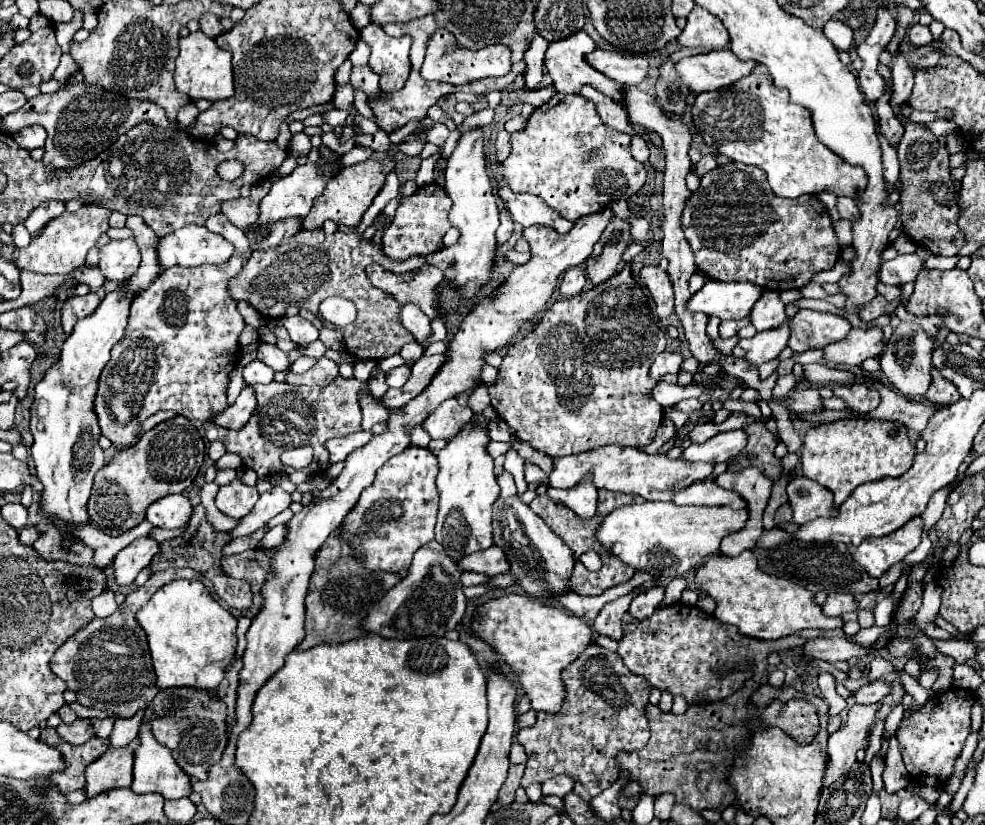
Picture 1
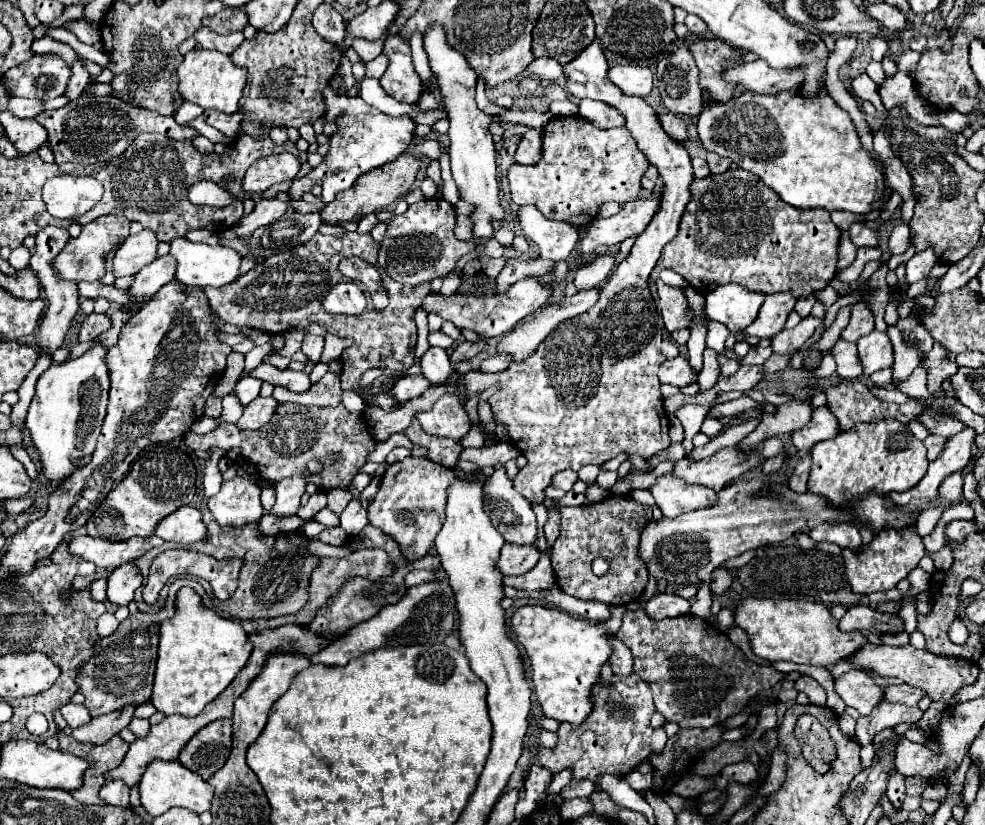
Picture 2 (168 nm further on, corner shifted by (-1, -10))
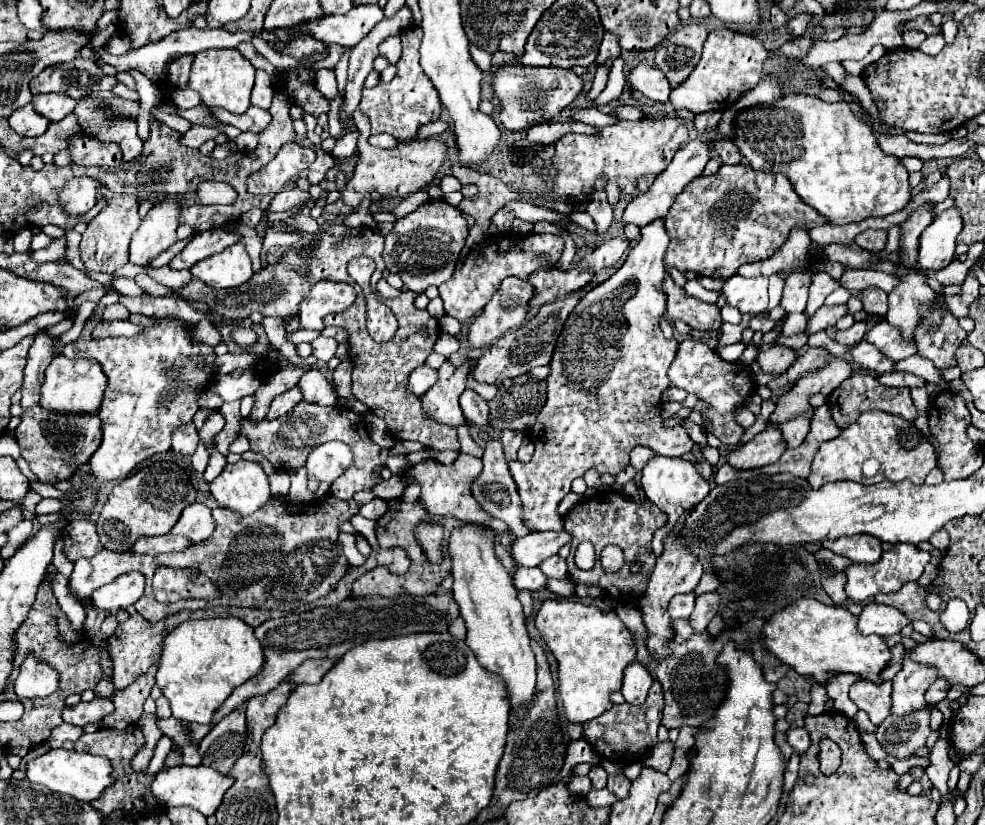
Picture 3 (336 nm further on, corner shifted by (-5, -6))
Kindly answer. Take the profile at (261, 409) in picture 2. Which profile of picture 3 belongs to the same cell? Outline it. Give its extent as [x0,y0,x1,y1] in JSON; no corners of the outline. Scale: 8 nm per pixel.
[267,385,303,419]

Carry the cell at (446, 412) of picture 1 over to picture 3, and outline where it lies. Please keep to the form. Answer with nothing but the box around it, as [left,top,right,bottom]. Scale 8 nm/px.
[421,361,471,427]

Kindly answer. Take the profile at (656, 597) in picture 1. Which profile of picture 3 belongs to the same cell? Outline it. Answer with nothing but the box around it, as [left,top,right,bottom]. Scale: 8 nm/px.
[669,593,695,619]

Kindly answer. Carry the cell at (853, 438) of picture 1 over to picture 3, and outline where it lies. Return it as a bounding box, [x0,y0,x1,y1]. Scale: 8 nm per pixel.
[809,411,937,487]

